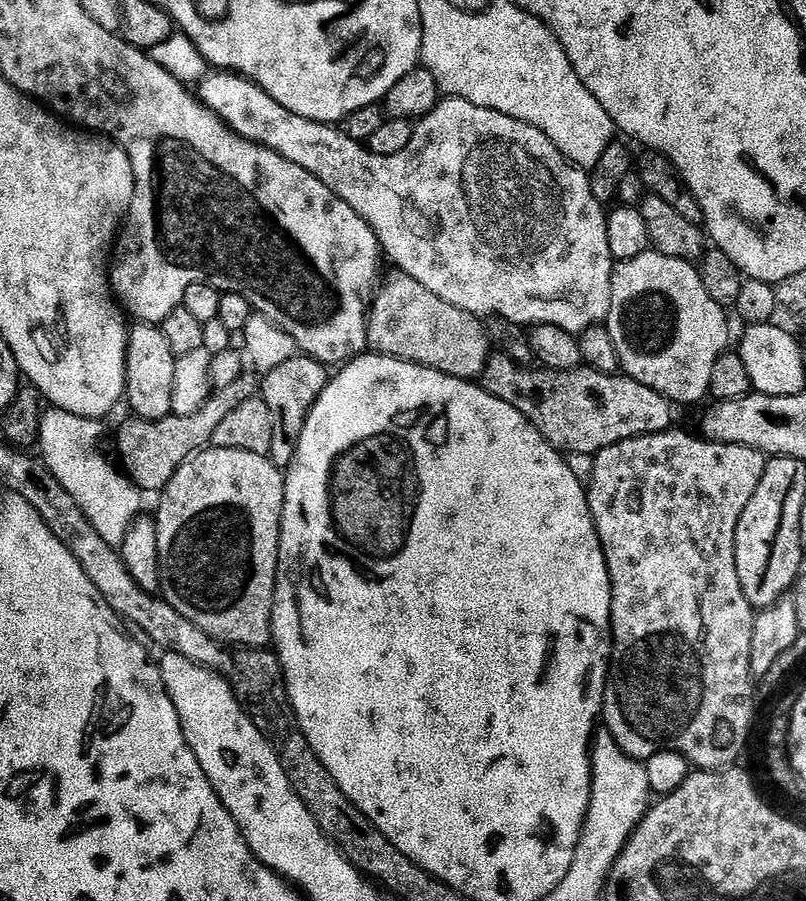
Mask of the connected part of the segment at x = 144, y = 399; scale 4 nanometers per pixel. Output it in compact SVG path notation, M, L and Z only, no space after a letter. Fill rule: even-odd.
M137 323L128 334L128 353L126 354L126 378L124 394L126 404L132 407L131 415L141 420L161 420L172 415L174 406L174 366L176 358L166 343L166 334L159 326Z

